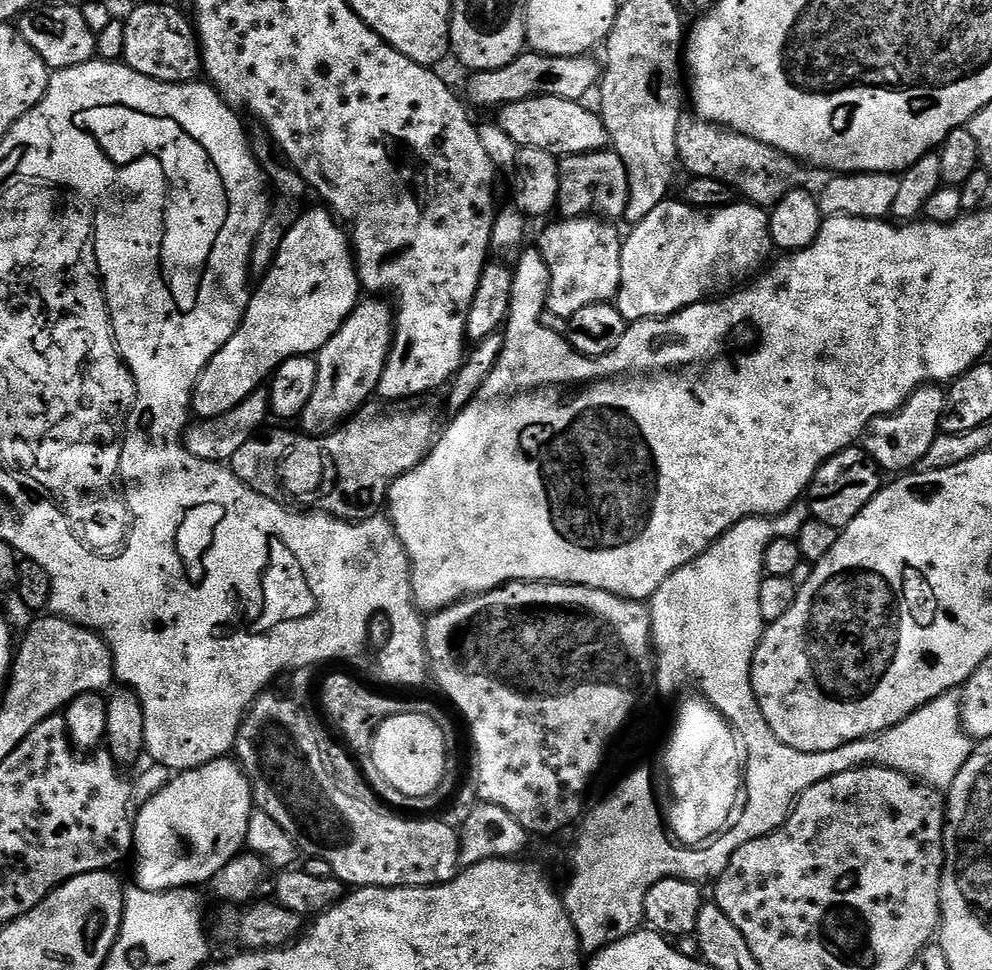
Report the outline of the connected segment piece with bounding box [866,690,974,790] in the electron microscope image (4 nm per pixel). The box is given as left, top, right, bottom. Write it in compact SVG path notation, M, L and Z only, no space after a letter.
M956 690L942 694L937 700L931 700L893 728L888 728L878 736L868 737L867 763L901 772L930 788L951 788L962 766L966 766L966 762L971 758L974 747L974 741L965 732L960 717L960 697L961 693Z

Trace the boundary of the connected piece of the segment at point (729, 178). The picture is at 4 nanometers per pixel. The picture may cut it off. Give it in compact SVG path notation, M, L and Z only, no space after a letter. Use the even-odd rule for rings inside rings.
M699 118L691 119L681 123L676 147L677 161L689 171L689 175L726 183L737 193L742 192L747 201L763 208L775 207L781 198L799 185L799 163L784 152L740 132L729 132Z

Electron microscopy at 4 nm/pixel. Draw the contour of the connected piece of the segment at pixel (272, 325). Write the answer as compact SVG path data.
M323 211L308 212L297 224L295 221L289 227L278 250L278 258L274 258L274 266L270 266L270 270L257 283L260 285L257 288L255 285L254 291L249 295L248 309L238 330L202 370L192 391L191 406L191 411L199 419L212 419L234 410L247 396L260 390L284 360L319 353L360 303L362 285L360 275L356 273L356 258L349 233L337 223L331 211Z

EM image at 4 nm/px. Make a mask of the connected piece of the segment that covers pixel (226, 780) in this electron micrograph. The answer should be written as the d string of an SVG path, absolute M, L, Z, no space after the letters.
M225 758L173 775L164 788L143 801L139 808L140 813L135 813L132 825L135 883L147 891L166 892L172 888L195 889L198 884L207 885L222 870L222 866L245 851L254 801L244 769L235 759Z

